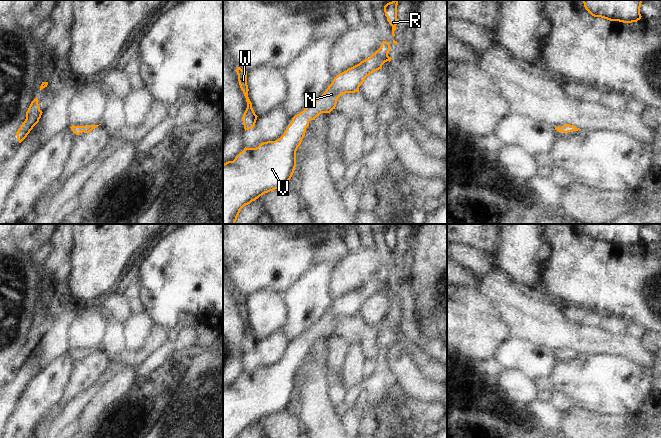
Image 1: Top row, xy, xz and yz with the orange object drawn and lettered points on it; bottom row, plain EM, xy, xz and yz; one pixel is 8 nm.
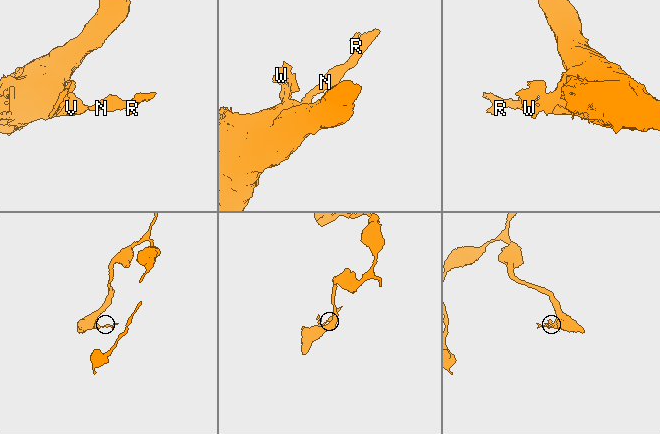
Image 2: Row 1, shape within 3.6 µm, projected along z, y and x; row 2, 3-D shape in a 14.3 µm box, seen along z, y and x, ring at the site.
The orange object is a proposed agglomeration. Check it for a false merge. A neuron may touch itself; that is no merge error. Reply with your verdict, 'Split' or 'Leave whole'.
Leave whole.

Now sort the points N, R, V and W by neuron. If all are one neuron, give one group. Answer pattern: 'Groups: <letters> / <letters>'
Groups: N R V W.

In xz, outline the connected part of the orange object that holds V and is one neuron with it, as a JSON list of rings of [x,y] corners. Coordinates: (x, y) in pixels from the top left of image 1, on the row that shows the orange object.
[[[383,41],[380,48],[369,58],[334,77],[332,83],[318,99],[292,118],[292,122],[279,139],[263,142],[256,148],[245,147],[233,161],[223,164],[223,224],[235,224],[240,210],[245,205],[265,193],[287,186],[296,167],[296,151],[305,136],[309,121],[315,120],[321,113],[330,114],[341,95],[359,92],[359,87],[367,76],[381,69],[385,62],[391,61],[392,58],[388,56],[389,51],[389,42]]]

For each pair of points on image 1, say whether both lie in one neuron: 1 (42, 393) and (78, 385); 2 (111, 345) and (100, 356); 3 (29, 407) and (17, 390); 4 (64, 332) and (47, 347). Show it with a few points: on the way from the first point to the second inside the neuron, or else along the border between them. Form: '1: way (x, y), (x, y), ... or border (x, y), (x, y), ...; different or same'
1: border (75, 366), (66, 393), (61, 398); different
2: border (101, 348), (112, 361); different
3: border (35, 376), (11, 417); different
4: way (59, 333), (50, 342); same

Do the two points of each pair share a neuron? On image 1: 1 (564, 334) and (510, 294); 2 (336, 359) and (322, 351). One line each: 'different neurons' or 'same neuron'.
1: different neurons
2: different neurons

